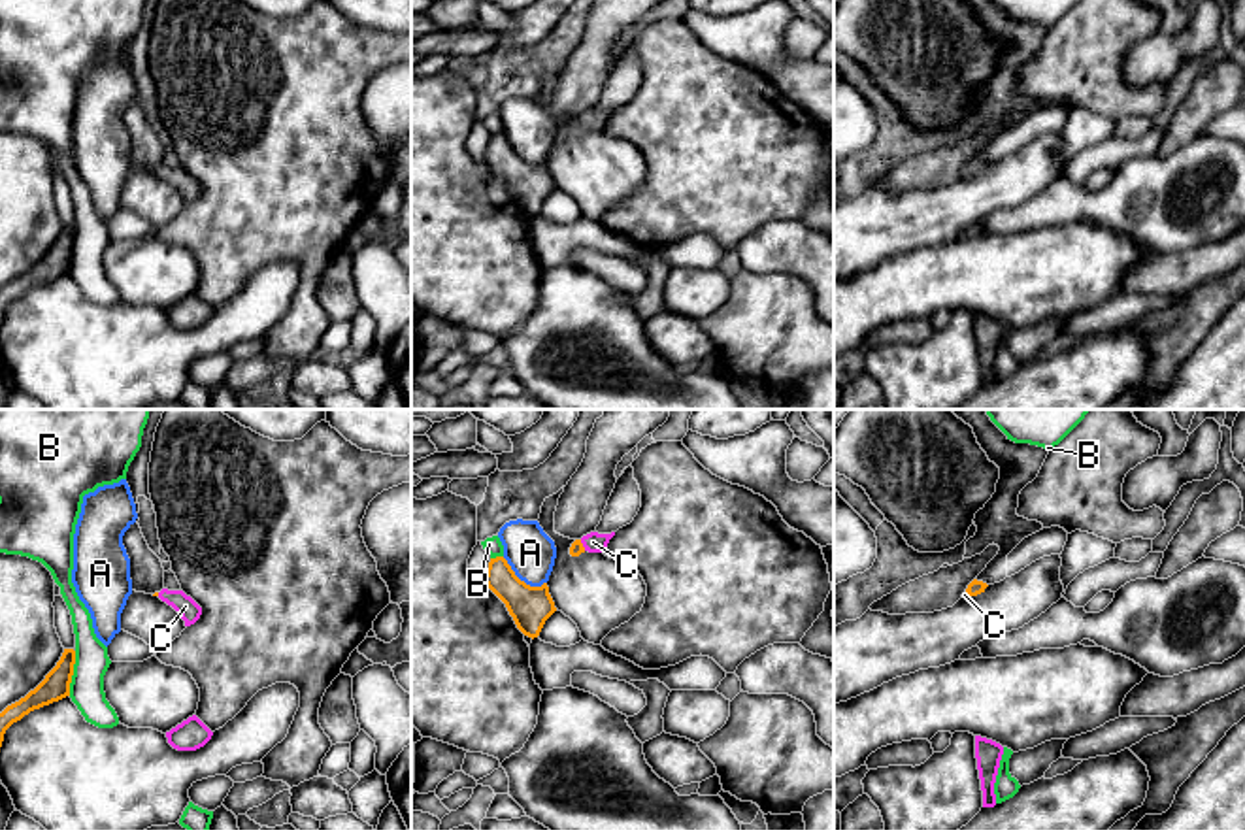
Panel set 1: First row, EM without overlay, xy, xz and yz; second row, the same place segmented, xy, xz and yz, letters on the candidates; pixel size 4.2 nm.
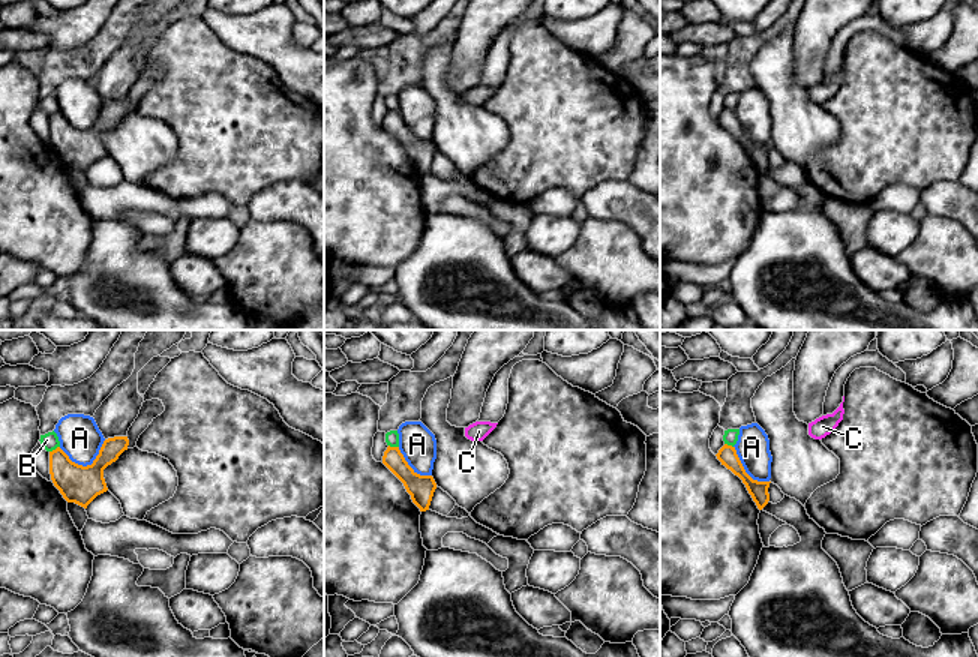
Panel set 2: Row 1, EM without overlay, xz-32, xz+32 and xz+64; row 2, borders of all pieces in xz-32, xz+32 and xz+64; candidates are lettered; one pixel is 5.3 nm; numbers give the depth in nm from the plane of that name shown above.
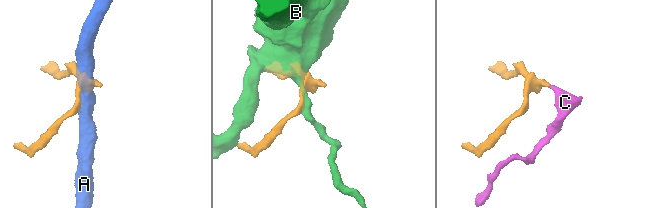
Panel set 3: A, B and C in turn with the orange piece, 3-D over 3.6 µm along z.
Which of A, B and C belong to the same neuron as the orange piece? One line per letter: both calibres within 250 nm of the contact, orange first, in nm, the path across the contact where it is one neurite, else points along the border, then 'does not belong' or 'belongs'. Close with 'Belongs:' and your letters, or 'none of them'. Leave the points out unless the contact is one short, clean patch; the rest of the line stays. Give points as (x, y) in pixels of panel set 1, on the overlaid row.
A: 180 nm thick on the orange side, 200 nm on the other; does not belong
B: 120 nm thick on the orange side, 140 nm on the other; does not belong
C: 60 nm thick on the orange side, 90 nm on the other; runs through xz (576, 549), (581, 546), (593, 542); belongs
Belongs: C

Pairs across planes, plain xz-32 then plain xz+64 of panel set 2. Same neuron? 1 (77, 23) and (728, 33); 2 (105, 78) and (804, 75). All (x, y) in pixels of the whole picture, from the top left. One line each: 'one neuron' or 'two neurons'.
1: two neurons
2: one neuron

